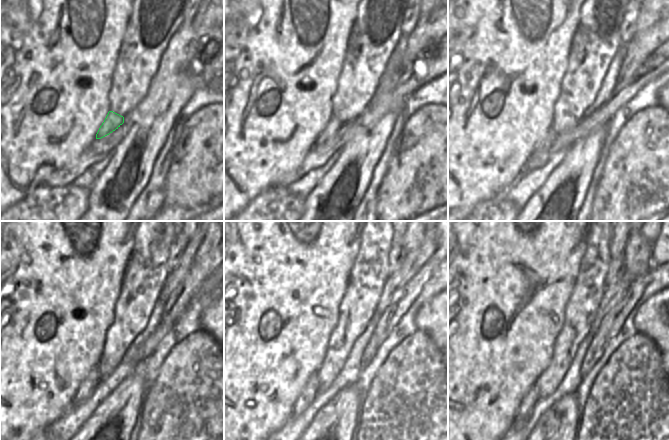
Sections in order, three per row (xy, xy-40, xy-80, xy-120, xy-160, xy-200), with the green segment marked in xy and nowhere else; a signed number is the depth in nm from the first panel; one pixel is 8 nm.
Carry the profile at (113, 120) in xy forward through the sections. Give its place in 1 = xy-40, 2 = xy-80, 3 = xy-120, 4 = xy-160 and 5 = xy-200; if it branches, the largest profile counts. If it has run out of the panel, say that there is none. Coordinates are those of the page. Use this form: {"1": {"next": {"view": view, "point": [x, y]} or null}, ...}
{"1": {"next": {"view": "xy-40", "point": [334, 124]}}, "2": {"next": {"view": "xy-80", "point": [545, 143]}}, "3": {"next": {"view": "xy-120", "point": [87, 387]}}, "4": {"next": {"view": "xy-160", "point": [310, 390]}}, "5": {"next": {"view": "xy-200", "point": [527, 404]}}}

